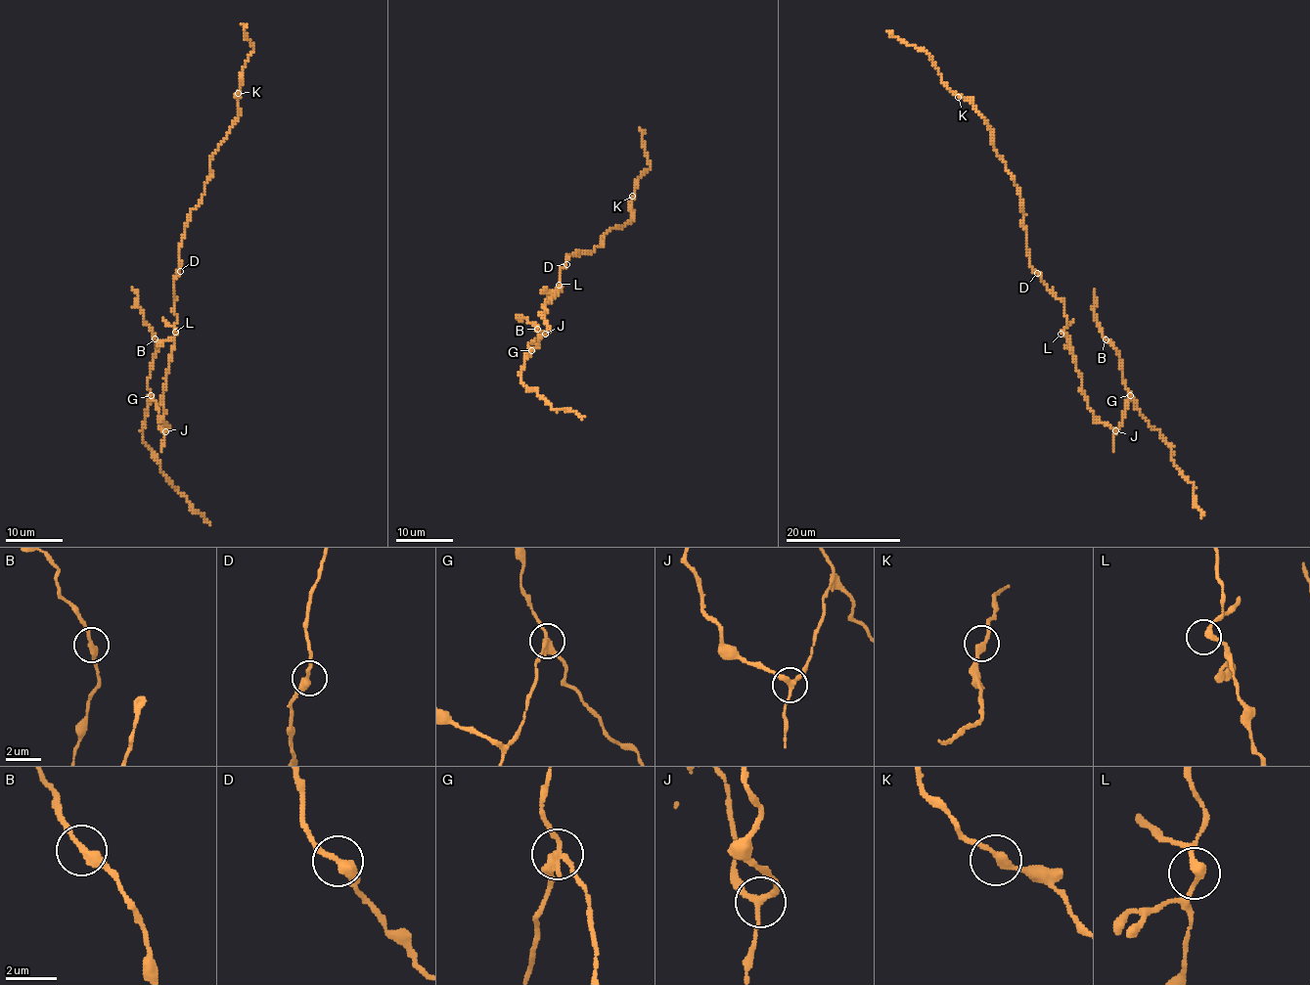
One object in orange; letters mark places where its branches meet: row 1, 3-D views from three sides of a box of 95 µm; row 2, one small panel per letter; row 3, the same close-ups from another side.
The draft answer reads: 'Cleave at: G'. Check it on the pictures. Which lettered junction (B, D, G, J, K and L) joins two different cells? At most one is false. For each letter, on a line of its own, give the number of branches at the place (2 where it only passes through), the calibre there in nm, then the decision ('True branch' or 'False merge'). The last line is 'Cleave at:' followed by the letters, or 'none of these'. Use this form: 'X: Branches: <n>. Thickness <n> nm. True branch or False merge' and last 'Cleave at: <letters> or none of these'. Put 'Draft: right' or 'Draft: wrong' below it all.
B: Branches: 2. Thickness 280 nm. True branch
D: Branches: 2. Thickness 320 nm. True branch
G: Branches: 3. Thickness 260 nm. False merge
J: Branches: 3. Thickness 240 nm. True branch
K: Branches: 2. Thickness 280 nm. True branch
L: Branches: 2. Thickness 280 nm. True branch
Cleave at: G
Draft: right

